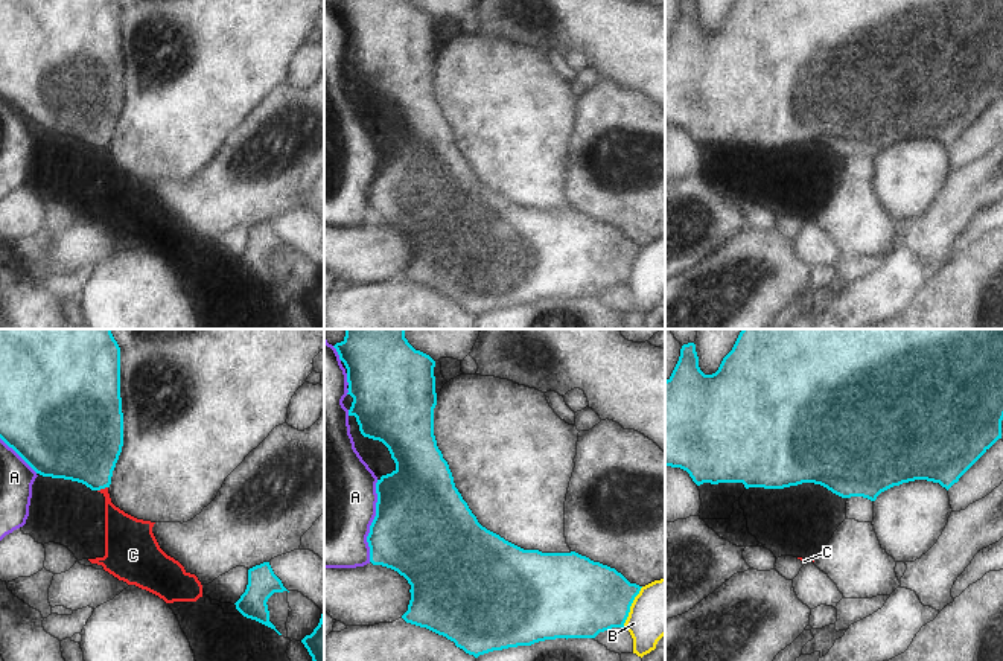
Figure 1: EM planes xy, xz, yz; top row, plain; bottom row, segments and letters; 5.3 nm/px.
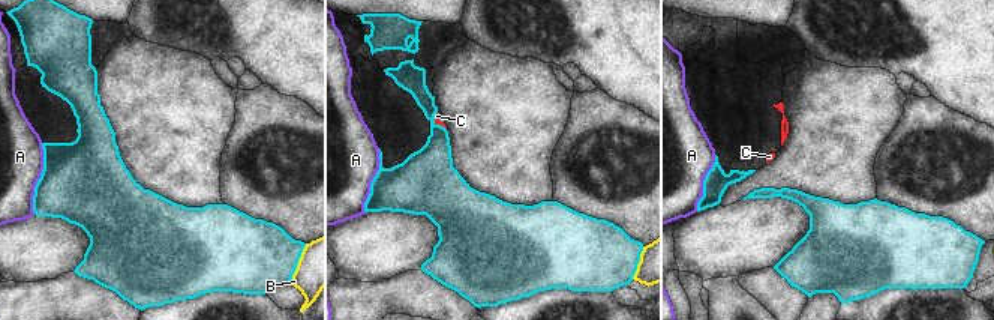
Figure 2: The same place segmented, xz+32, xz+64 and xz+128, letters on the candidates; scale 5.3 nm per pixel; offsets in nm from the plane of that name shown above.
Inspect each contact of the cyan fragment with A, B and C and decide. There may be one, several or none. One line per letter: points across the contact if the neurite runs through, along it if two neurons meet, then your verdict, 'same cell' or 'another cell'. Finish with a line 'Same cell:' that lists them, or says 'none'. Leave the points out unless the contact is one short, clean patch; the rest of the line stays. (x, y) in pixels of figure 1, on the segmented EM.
A: another cell
B: another cell
C: border along xy (107, 486), (98, 491); another cell
Same cell: none

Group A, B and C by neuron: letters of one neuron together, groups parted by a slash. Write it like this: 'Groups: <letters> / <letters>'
Groups: A / B / C

